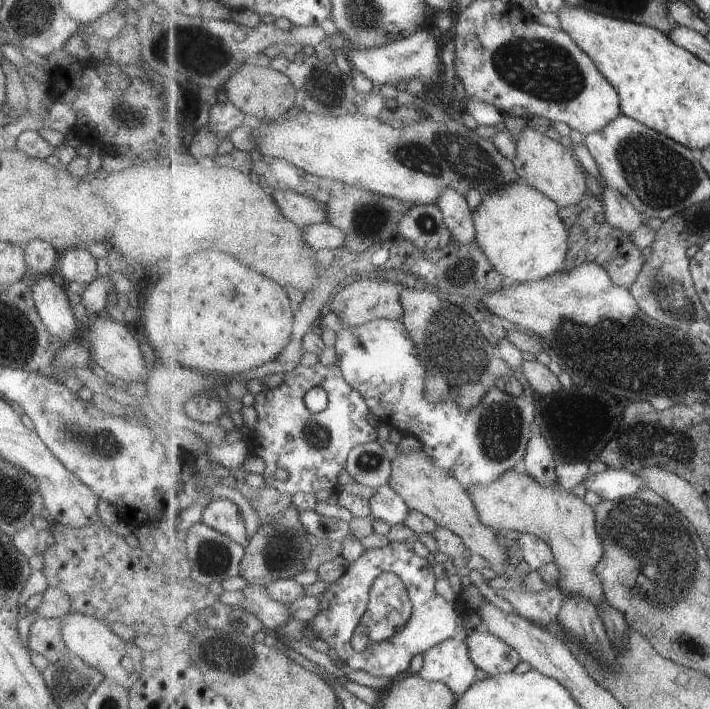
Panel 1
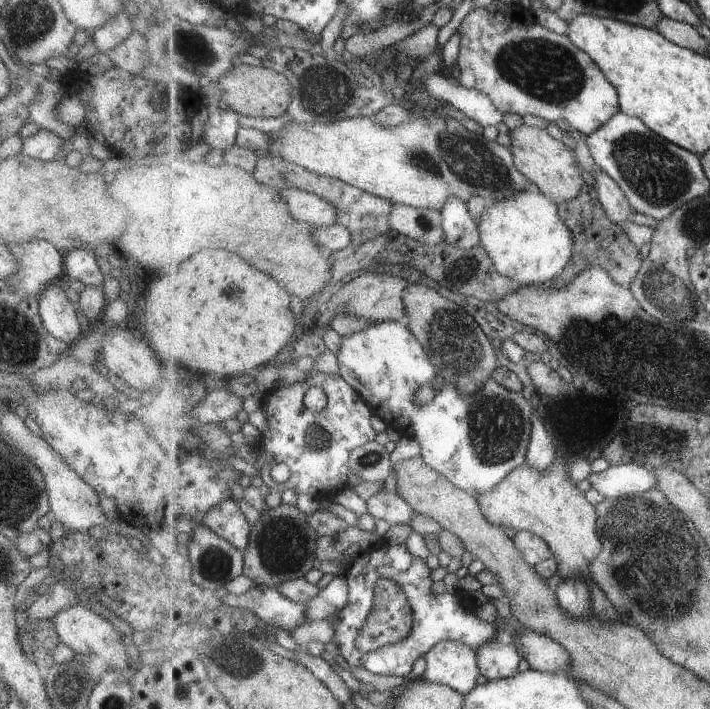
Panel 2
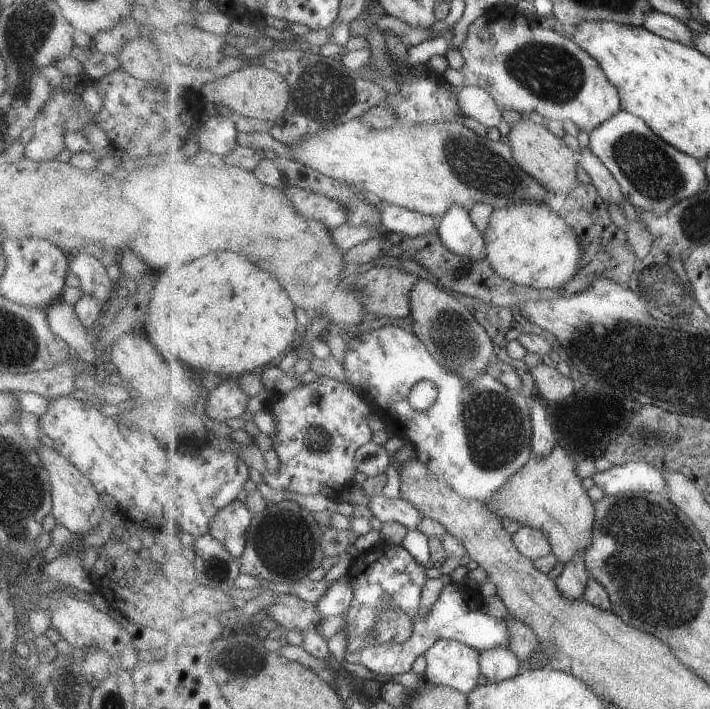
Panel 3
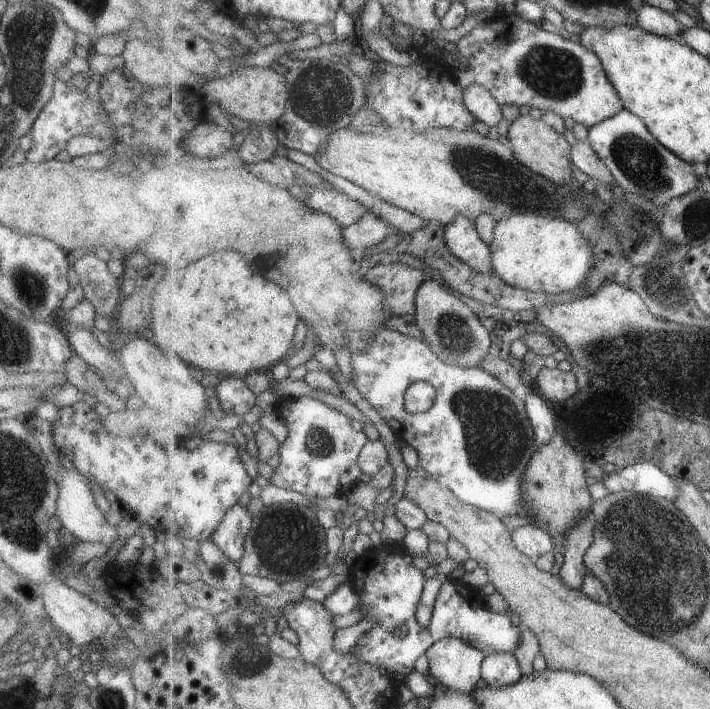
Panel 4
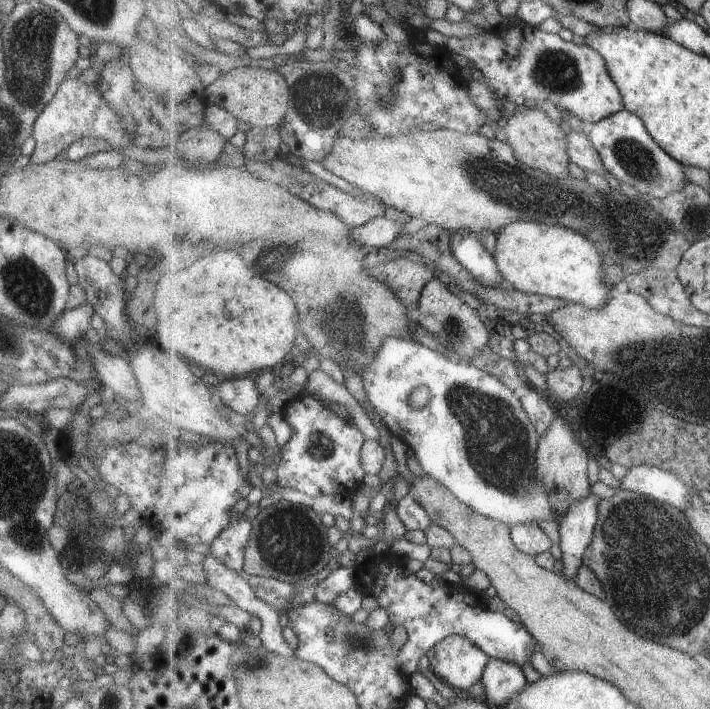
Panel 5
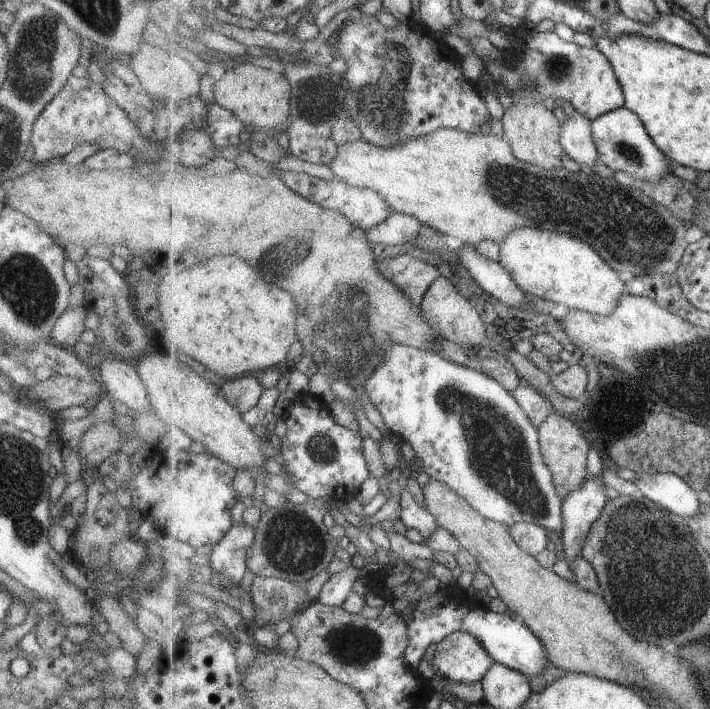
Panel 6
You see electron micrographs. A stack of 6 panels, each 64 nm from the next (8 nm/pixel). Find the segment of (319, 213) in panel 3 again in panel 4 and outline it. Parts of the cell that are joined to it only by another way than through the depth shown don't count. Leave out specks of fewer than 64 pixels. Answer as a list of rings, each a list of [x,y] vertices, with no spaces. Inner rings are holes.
[[[295,185],[289,188],[289,192],[291,192],[291,196],[297,198],[299,202],[303,202],[312,211],[320,211],[335,218],[343,228],[361,222],[367,216],[373,216],[365,204],[347,196],[343,191]]]

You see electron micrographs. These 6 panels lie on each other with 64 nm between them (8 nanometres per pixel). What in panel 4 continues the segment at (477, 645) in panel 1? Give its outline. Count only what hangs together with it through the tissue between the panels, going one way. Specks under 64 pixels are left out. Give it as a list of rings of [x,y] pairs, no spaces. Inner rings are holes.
[[[495,652],[483,661],[482,678],[489,687],[505,688],[517,684],[523,672],[513,652]]]

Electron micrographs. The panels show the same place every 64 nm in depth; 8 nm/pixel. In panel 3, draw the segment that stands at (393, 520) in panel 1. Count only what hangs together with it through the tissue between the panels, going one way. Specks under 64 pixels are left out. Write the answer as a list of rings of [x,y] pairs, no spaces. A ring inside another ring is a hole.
[[[385,495],[371,497],[368,508],[381,522],[400,522],[409,530],[417,529],[423,522],[424,514],[403,497],[387,498]]]

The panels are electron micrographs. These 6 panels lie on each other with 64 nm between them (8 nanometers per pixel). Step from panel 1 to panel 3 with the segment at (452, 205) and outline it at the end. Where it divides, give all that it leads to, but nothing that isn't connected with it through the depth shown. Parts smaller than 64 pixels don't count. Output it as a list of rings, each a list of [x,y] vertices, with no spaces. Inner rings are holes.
[[[453,204],[450,212],[439,220],[439,236],[455,254],[469,258],[487,258],[487,242],[475,226],[470,212]]]

